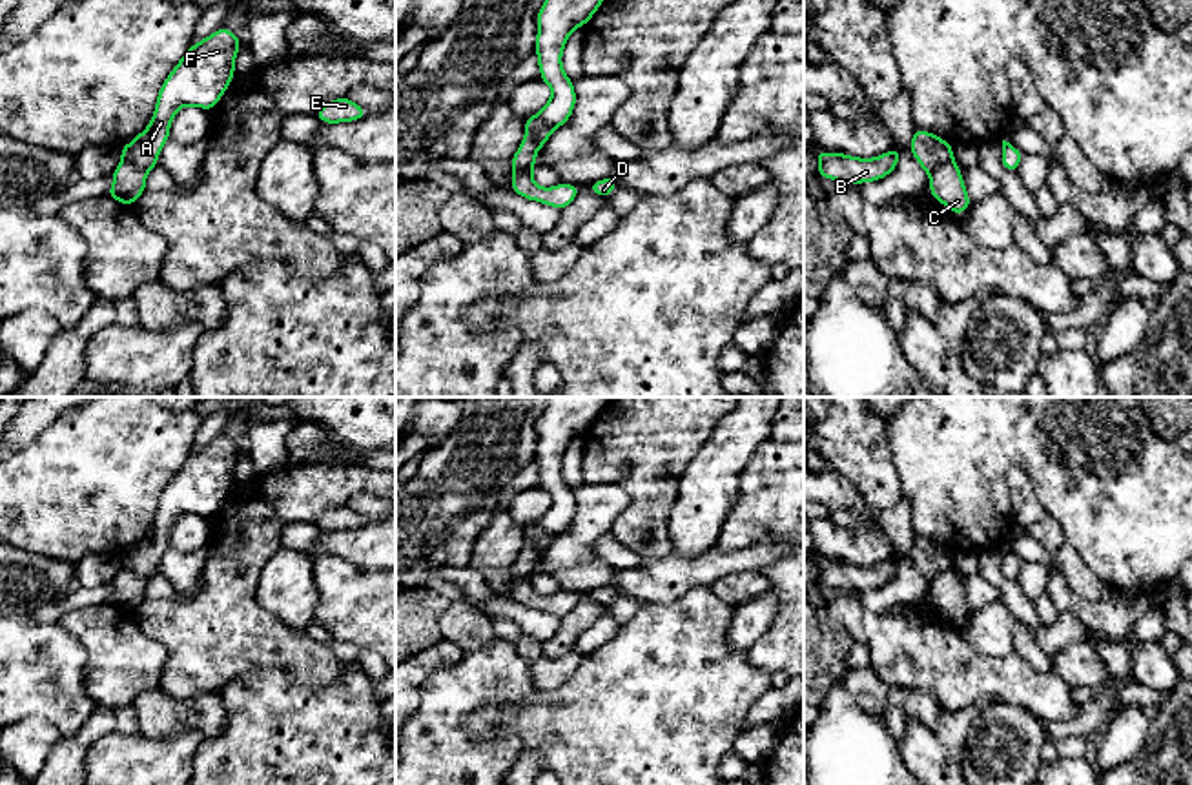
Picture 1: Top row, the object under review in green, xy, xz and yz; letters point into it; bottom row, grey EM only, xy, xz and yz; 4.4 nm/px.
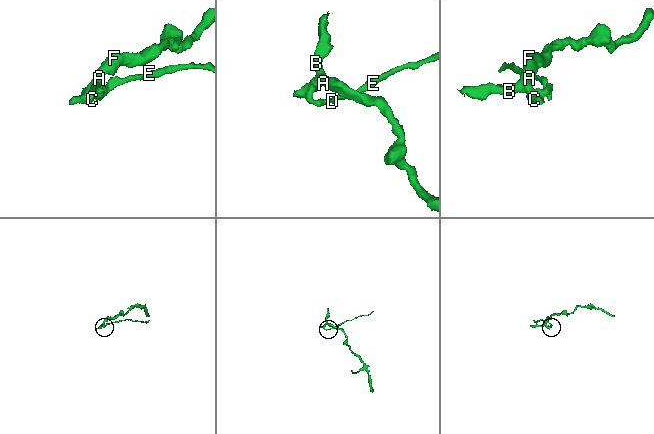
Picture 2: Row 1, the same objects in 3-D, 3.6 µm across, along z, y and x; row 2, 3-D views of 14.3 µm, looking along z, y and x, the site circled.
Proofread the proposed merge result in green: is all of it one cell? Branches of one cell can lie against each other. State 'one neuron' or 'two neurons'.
two neurons

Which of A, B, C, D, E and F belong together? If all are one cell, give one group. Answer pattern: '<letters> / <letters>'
A B F / C D E

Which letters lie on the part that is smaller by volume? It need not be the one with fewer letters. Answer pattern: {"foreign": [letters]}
{"foreign": ["C", "D", "E"]}

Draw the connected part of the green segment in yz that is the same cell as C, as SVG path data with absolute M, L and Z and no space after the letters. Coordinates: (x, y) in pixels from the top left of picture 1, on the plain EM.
M953 568L944 570L931 579L930 603L955 623L968 619L971 614L961 585L961 574Z

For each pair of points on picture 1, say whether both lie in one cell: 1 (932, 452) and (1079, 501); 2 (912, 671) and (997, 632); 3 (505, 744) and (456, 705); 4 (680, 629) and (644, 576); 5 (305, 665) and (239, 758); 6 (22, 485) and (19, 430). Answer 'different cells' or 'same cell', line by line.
1: same cell
2: different cells
3: same cell
4: different cells
5: different cells
6: different cells

